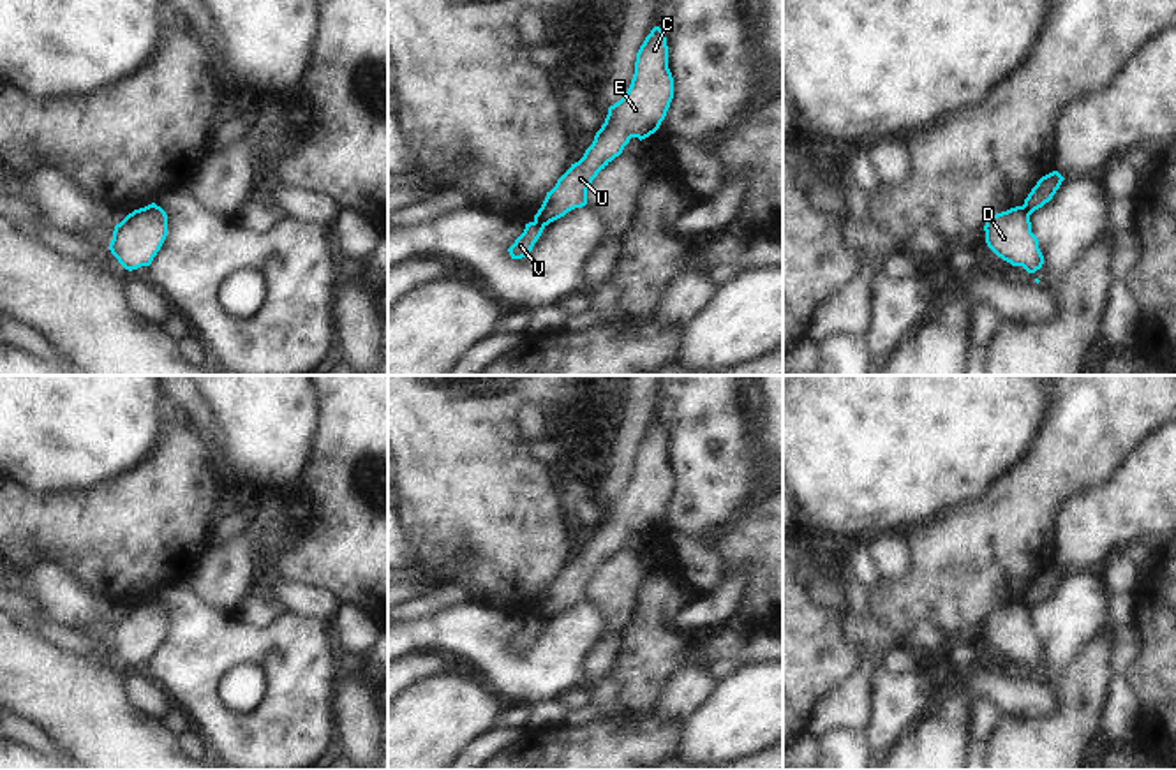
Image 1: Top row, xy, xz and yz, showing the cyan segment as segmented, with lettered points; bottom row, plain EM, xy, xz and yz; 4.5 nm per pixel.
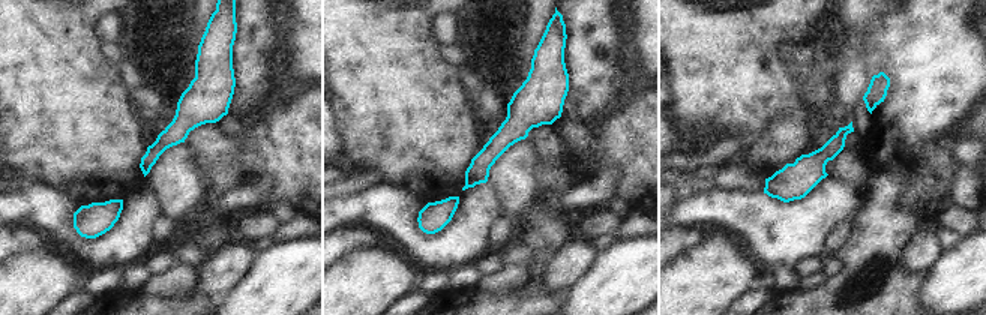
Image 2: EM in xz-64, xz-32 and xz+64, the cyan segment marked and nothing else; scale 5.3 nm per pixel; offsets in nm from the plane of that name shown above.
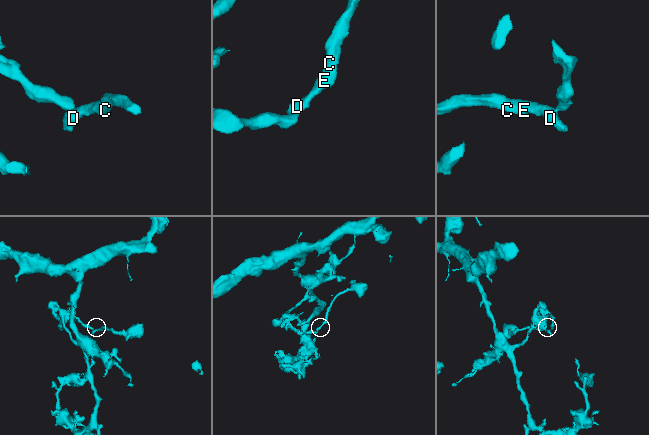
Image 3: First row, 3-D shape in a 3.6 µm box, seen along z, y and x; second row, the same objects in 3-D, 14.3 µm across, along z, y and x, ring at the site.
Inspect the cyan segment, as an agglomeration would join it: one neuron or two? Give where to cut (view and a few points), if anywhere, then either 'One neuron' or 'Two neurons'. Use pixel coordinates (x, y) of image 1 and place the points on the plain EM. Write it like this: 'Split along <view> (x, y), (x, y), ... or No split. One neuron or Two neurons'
Split along xz (535, 614), (545, 619). Two neurons.

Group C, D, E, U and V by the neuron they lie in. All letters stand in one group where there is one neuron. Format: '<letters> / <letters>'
C D E U / V

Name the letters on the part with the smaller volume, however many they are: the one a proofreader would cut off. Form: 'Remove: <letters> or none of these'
Remove: C, D, E, U.

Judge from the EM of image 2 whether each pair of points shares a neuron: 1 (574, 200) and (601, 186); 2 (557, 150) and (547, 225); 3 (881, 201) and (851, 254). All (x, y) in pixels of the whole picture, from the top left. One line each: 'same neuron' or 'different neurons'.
1: same neuron
2: different neurons
3: same neuron

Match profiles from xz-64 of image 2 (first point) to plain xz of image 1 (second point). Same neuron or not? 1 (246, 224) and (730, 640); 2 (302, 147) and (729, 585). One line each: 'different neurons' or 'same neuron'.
1: same neuron
2: different neurons

